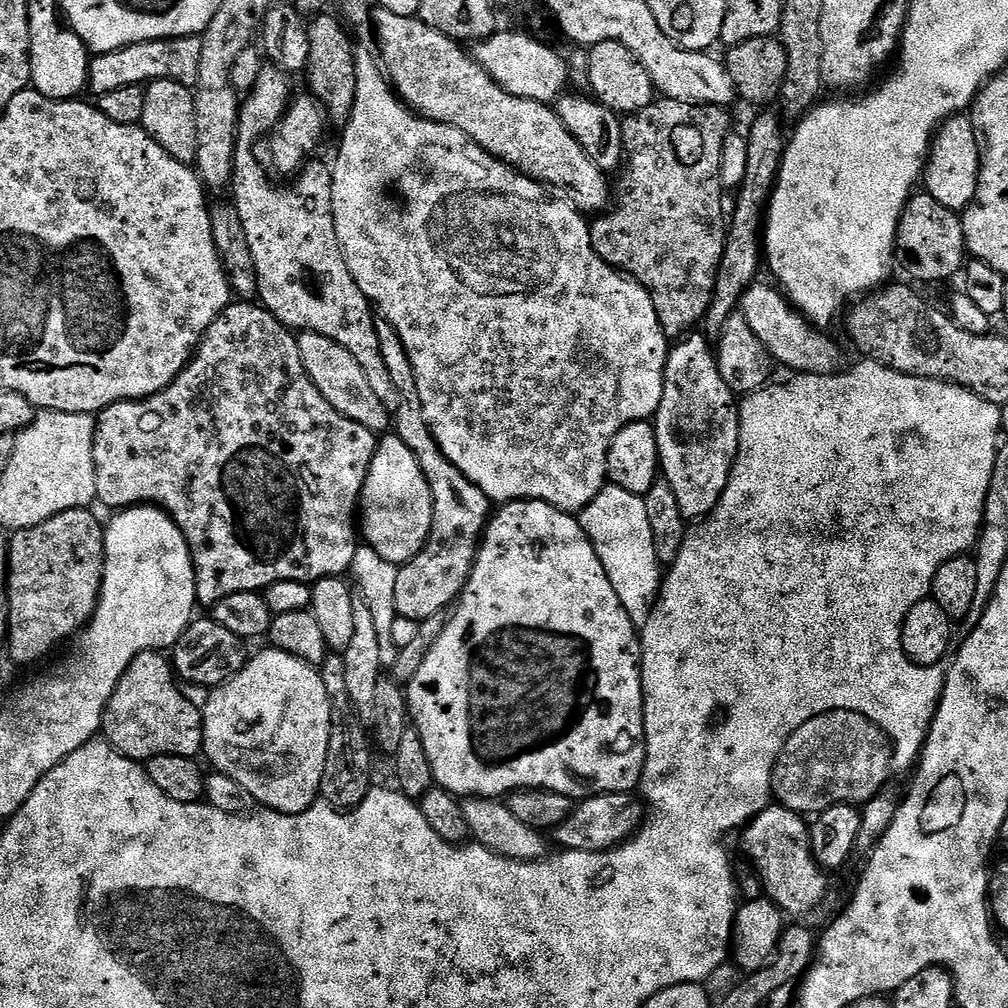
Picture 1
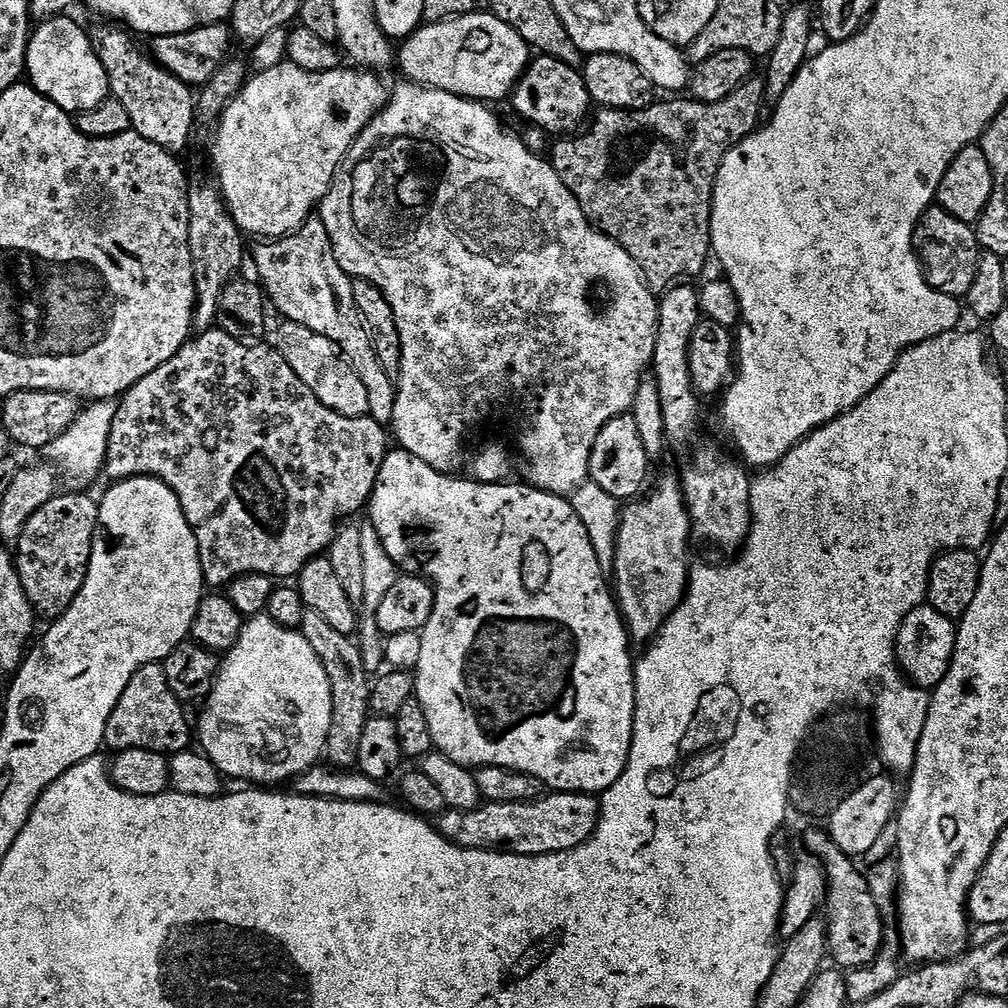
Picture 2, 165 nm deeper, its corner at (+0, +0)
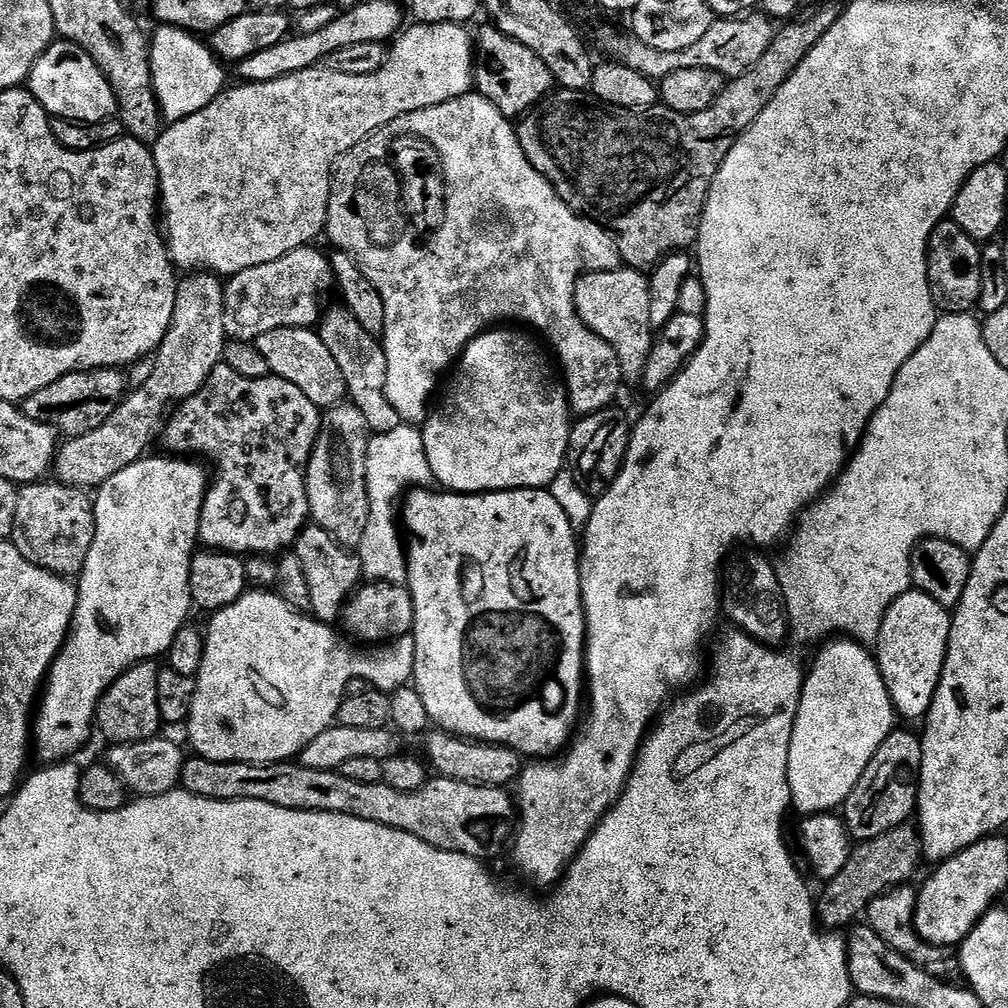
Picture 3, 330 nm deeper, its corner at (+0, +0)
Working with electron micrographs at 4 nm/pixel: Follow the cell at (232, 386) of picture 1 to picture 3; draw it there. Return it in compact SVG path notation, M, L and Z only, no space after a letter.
M223 362L210 374L210 378L204 384L204 389L201 392L194 394L189 400L185 400L173 411L171 416L167 417L162 433L162 444L169 448L169 450L167 449L169 453L180 458L205 456L210 463L216 464L216 476L214 472L208 486L208 493L204 495L204 509L200 515L199 543L205 549L231 552L233 554L280 554L295 545L301 530L306 527L310 520L304 467L314 450L314 442L320 433L321 419L321 408L314 402L310 402L310 398L306 398L306 394L302 394L302 390L298 390L298 386L294 386L294 382L286 382L286 378L271 374L262 378L246 378L242 374L238 374L238 370L230 370L230 366Z

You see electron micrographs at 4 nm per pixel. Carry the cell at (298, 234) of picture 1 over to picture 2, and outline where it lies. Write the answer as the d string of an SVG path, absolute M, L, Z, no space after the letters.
M310 218L298 229L288 236L273 239L271 242L260 242L256 249L251 249L250 260L256 263L256 272L259 283L262 285L267 299L284 315L285 321L301 324L314 334L322 334L330 338L340 348L341 354L350 362L354 374L362 381L362 386L366 386L366 398L370 398L368 415L374 422L385 426L391 425L394 418L394 402L396 401L396 386L393 377L382 370L382 362L378 362L378 354L372 345L372 339L367 328L364 327L364 320L360 316L358 306L354 306L354 290L352 289L353 277L347 276L338 266L334 258L334 246L330 242L330 234L326 234L326 226L319 218Z

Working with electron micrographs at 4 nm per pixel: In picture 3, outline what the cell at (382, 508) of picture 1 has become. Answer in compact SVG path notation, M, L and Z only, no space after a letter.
M420 486L407 493L402 504L402 528L406 533L408 557L406 587L412 593L414 602L414 622L410 633L416 643L414 687L418 690L418 694L422 694L422 703L426 705L429 721L437 729L453 732L456 736L463 736L469 740L483 740L490 744L504 744L508 748L515 748L521 754L529 752L532 758L555 753L552 752L555 748L563 749L573 735L574 725L577 723L576 711L579 708L581 711L582 693L586 688L588 627L582 602L580 581L582 544L578 539L577 528L570 522L570 518L566 518L562 506L554 502L551 491L542 488L515 488L509 492L475 494L447 490L428 491L432 490Z

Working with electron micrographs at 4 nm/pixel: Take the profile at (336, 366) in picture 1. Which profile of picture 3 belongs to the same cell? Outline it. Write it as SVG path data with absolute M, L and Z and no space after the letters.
M279 328L270 330L270 334L262 334L254 341L256 349L266 358L266 366L273 376L286 378L286 382L294 382L310 402L317 404L321 410L333 408L347 397L346 382L342 378L342 370L338 370L338 362L334 362L334 354L326 350L319 331L312 328Z

